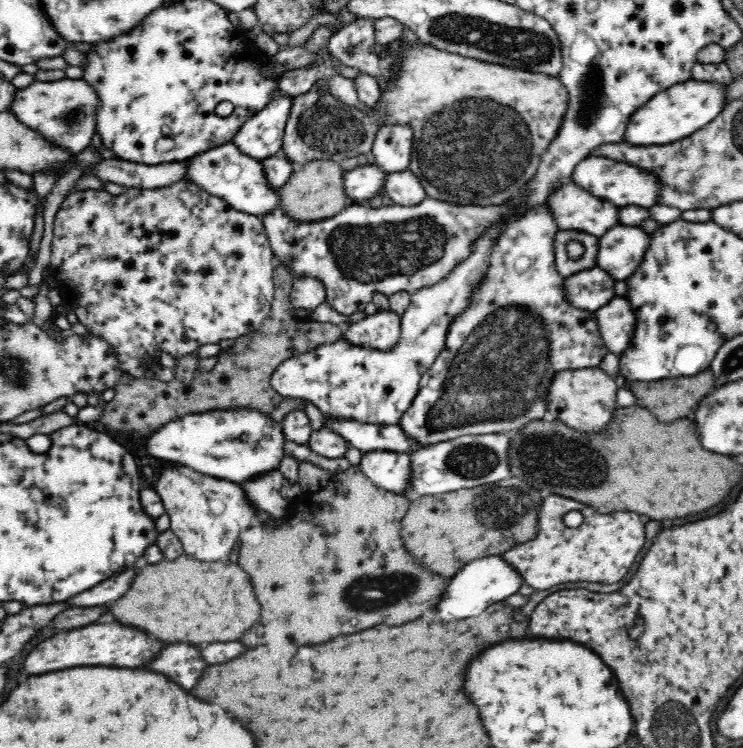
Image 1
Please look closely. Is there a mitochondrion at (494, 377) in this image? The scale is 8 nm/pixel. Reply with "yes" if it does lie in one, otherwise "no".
yes

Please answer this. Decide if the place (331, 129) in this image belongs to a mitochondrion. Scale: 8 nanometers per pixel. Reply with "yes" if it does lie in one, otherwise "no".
yes

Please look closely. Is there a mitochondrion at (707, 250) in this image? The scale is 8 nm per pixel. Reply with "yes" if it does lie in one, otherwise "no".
no

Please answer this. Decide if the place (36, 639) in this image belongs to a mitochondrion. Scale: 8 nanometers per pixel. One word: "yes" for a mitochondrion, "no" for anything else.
no

